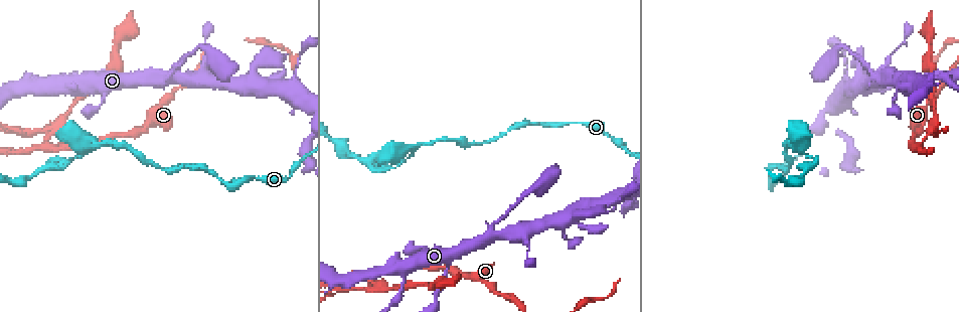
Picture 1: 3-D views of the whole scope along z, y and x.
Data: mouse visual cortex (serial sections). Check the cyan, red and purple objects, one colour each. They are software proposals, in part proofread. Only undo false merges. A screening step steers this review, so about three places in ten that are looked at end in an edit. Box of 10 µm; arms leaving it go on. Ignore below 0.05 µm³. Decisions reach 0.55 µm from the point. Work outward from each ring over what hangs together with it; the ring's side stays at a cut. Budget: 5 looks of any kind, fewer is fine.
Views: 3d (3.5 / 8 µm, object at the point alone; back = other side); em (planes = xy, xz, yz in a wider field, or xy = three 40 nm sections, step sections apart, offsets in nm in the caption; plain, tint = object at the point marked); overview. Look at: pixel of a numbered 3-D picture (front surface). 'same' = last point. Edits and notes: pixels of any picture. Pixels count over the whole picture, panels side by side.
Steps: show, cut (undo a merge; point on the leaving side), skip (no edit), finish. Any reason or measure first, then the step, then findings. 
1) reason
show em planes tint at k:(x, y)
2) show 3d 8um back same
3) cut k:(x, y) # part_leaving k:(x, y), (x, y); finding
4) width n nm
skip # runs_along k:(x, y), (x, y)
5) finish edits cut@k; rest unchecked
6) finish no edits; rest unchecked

branch point
show 3d 3.5um at 1:(171, 79)

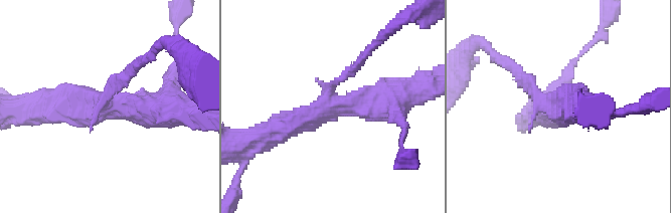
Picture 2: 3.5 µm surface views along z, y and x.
show em xy step 1 tint at 2:(553, 104)

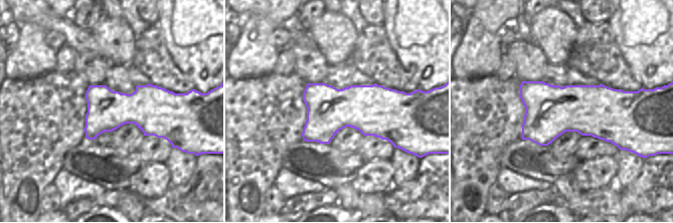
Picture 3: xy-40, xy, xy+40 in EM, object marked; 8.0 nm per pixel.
width 380 nm
skip # runs_along 2:(270, 133), (331, 104), (399, 96); one cell here

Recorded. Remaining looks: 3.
side arm on a straight run
show 3d 3.5um at 1:(95, 148)

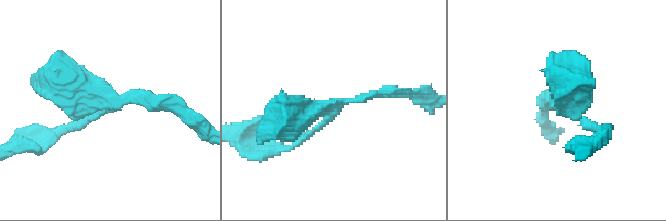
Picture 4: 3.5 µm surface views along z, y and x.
arms 3; arm_widths 150, 150, 450 nm
show em xy step 1 tint at 4:(333, 110)

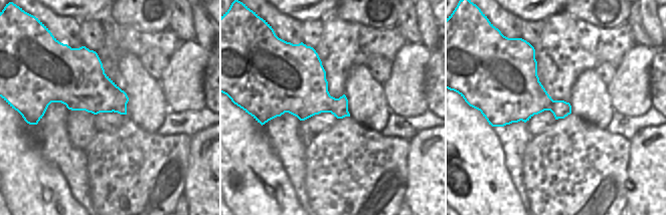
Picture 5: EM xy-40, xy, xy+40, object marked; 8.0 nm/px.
show em xy step 2 tint same

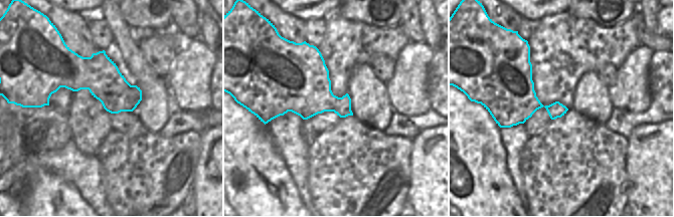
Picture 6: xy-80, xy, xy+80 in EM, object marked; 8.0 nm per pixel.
cut 4:(311, 111) # a second cell is stuck on

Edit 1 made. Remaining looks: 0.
finish edits cut@4; rest unchecked

